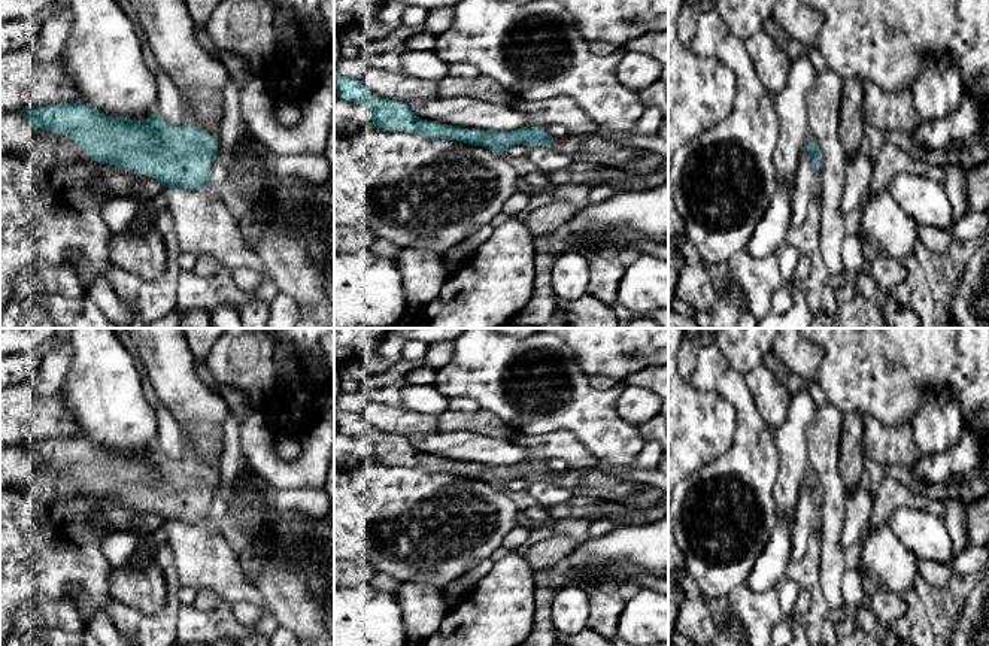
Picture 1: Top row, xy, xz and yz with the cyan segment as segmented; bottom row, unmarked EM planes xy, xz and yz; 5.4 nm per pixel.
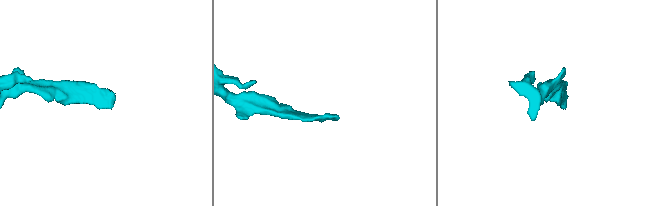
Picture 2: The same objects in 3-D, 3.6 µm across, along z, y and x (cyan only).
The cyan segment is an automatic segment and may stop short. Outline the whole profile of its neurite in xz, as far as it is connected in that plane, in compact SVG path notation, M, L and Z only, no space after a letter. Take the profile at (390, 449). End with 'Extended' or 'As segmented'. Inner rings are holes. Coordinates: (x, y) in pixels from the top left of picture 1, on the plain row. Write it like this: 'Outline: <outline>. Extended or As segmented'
Outline: M334 409L337 431L368 437L373 449L373 462L391 467L413 467L430 473L450 473L482 480L492 486L503 486L515 479L533 482L536 477L568 489L574 497L592 497L616 501L631 509L652 509L662 504L664 491L644 482L616 477L600 467L568 467L553 473L543 461L525 461L515 465L485 465L482 462L461 462L416 451L397 434L373 431L361 415Z. Extended

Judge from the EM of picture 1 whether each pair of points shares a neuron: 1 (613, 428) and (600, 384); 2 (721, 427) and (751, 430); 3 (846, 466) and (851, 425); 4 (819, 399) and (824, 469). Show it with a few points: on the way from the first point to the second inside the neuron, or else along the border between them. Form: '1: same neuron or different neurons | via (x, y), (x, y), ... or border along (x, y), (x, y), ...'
1: different neurons | border along (588, 378), (598, 390), (613, 388), (621, 381)
2: different neurons | border along (722, 397), (734, 411), (734, 437), (716, 458)
3: same neuron | via (851, 455), (851, 436)
4: different neurons | border along (827, 402), (818, 409)

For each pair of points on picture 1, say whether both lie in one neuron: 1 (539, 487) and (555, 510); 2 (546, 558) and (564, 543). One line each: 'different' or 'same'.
1: different
2: same

